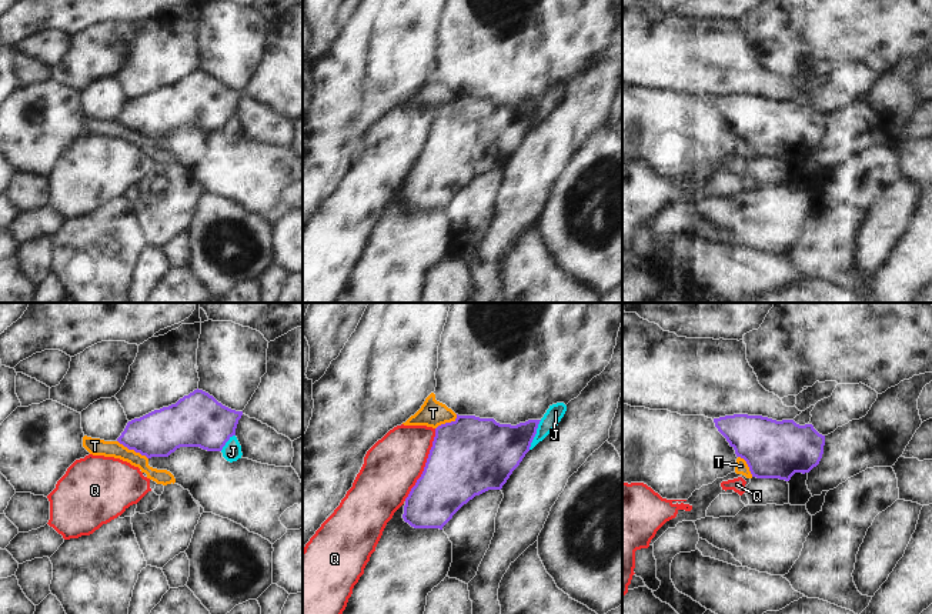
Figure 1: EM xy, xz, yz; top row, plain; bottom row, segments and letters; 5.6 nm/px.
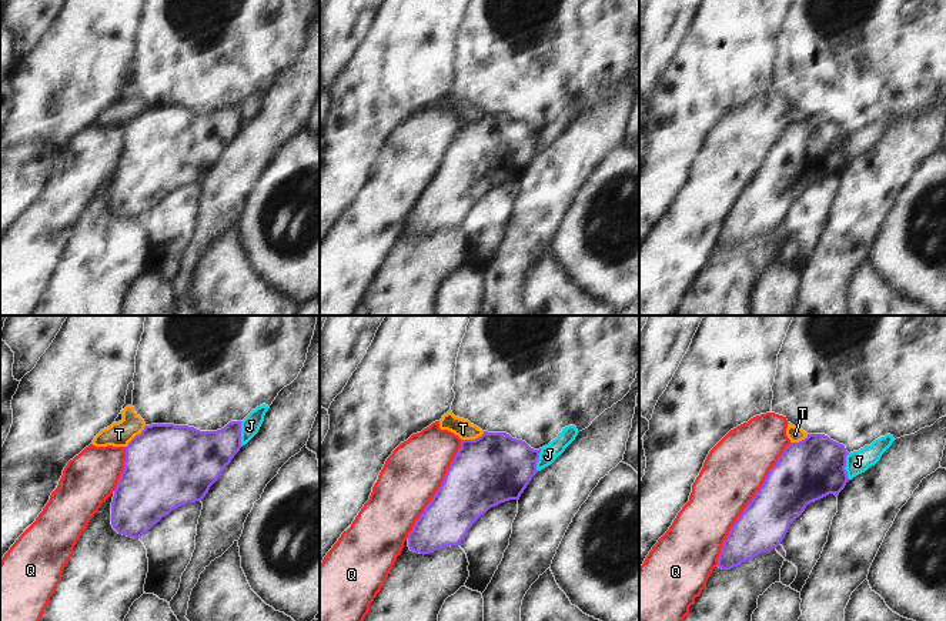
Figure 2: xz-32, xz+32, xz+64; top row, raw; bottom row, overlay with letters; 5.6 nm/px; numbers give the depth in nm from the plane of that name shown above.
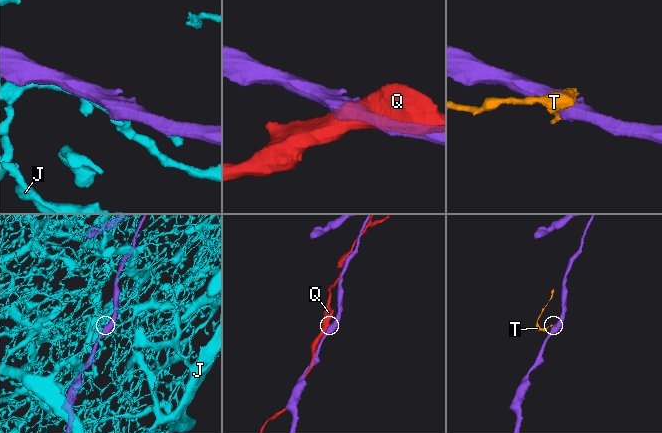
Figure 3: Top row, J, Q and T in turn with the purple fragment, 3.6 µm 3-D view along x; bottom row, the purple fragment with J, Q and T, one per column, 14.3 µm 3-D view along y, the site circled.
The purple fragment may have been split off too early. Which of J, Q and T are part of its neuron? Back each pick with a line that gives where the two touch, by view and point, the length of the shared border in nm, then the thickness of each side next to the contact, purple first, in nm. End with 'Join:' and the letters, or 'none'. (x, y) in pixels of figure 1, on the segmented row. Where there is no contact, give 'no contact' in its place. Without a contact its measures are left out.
Join: none

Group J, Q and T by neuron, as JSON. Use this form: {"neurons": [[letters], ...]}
{"neurons": [["J", "T"], ["Q"]]}

